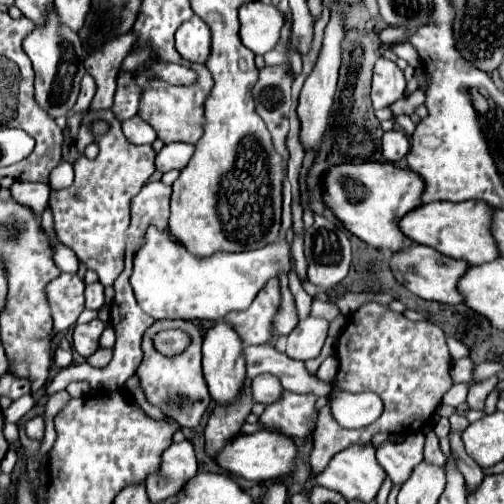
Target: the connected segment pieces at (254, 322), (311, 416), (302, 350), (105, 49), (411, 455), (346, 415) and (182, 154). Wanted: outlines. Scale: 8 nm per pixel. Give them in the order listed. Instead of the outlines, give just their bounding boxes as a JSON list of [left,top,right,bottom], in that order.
[[224,278,280,344],[258,392,318,440],[286,316,330,360],[86,32,136,110],[376,432,424,484],[330,392,382,428],[156,142,194,172]]

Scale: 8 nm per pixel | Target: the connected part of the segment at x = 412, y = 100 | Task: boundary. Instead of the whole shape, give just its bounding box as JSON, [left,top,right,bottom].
[388,92,424,116]

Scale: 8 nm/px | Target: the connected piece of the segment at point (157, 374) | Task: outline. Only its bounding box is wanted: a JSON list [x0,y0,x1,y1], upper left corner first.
[136,320,210,428]

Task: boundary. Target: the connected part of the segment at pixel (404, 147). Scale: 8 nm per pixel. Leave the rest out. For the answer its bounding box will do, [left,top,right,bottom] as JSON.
[382,130,410,162]

